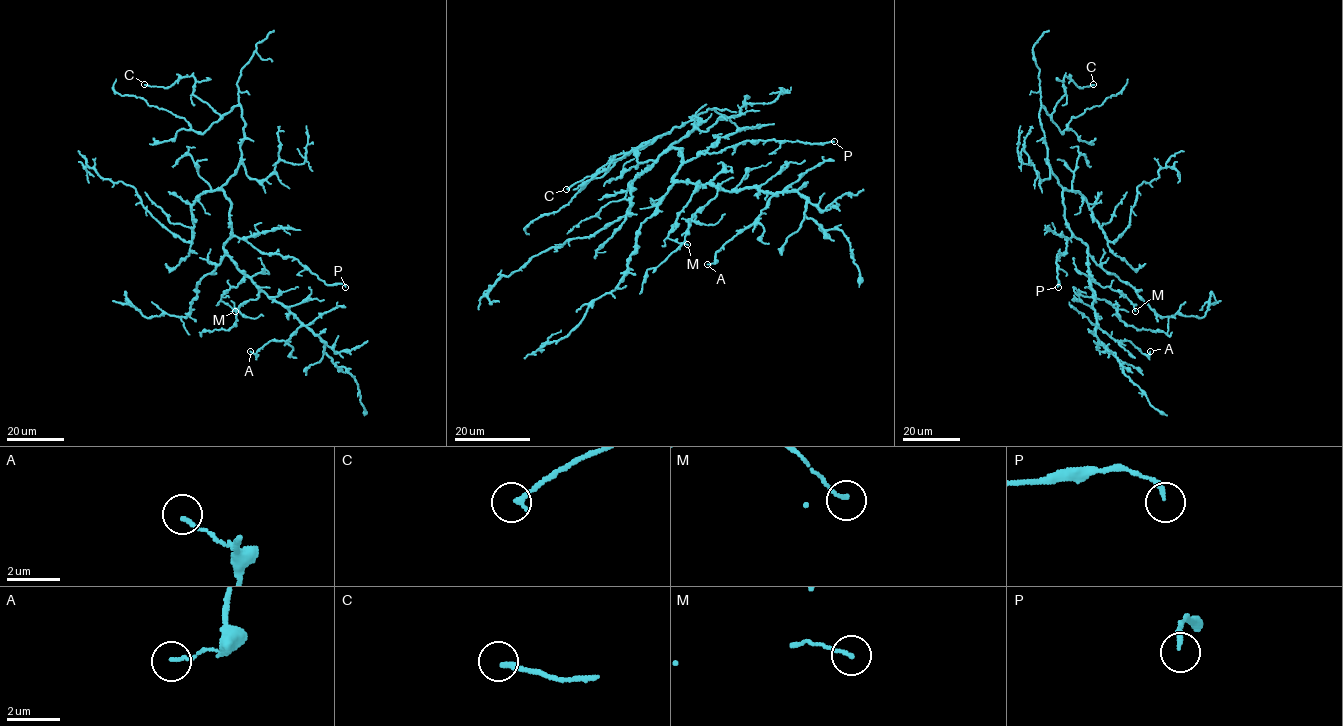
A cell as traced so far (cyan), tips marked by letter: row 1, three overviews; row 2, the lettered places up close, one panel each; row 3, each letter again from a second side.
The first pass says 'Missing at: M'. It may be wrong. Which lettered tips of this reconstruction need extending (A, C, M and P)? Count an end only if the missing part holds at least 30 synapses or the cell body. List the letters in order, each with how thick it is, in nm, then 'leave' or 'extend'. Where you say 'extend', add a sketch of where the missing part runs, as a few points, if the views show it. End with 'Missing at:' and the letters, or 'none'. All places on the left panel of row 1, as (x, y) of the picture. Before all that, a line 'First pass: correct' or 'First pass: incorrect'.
First pass: incorrect
A: 120 nm thick; leave
C: 200 nm thick; leave
M: 130 nm thick; leave
P: 180 nm thick; leave
Missing at: none

